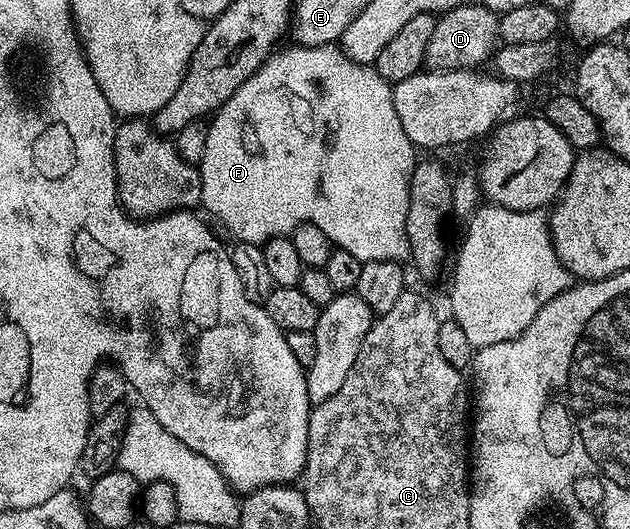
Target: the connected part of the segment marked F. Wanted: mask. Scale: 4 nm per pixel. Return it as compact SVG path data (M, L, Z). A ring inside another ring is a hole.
M297 45L283 46L281 49L275 50L270 58L263 63L261 69L256 73L252 73L252 77L248 77L248 81L244 81L244 85L240 85L240 89L236 89L236 93L232 93L232 97L228 97L228 101L218 111L213 112L212 118L208 123L208 142L204 157L200 164L202 172L202 202L203 208L207 207L232 234L238 243L257 243L259 245L267 243L272 237L280 237L281 235L293 236L295 229L302 223L311 223L320 229L324 229L324 233L328 233L328 237L333 241L335 248L339 251L347 251L352 253L352 257L356 257L362 264L368 261L402 261L409 256L410 246L408 245L408 237L406 236L406 218L408 217L408 193L410 192L410 182L412 181L412 173L414 172L414 164L416 162L416 148L410 142L408 133L404 133L404 129L400 125L400 117L396 115L396 105L394 104L394 88L388 80L380 77L380 73L372 65L364 63L353 63L349 56L345 54L341 46L327 45L324 47L300 47Z

